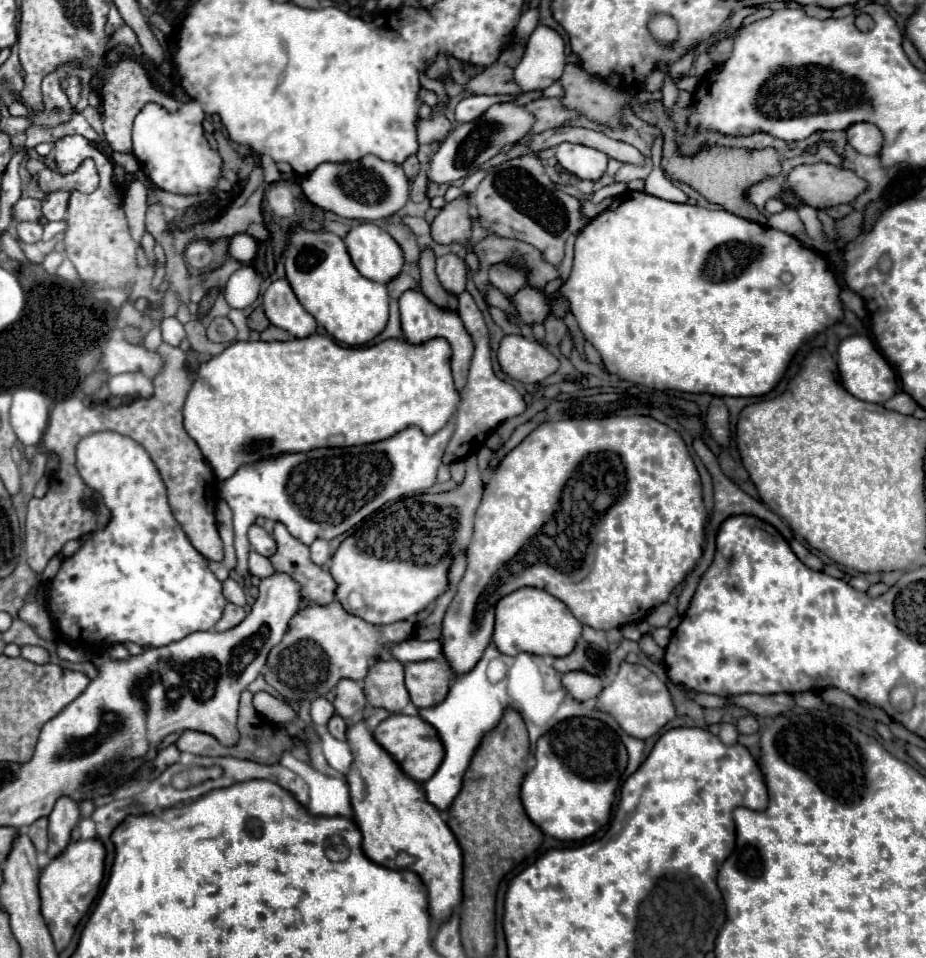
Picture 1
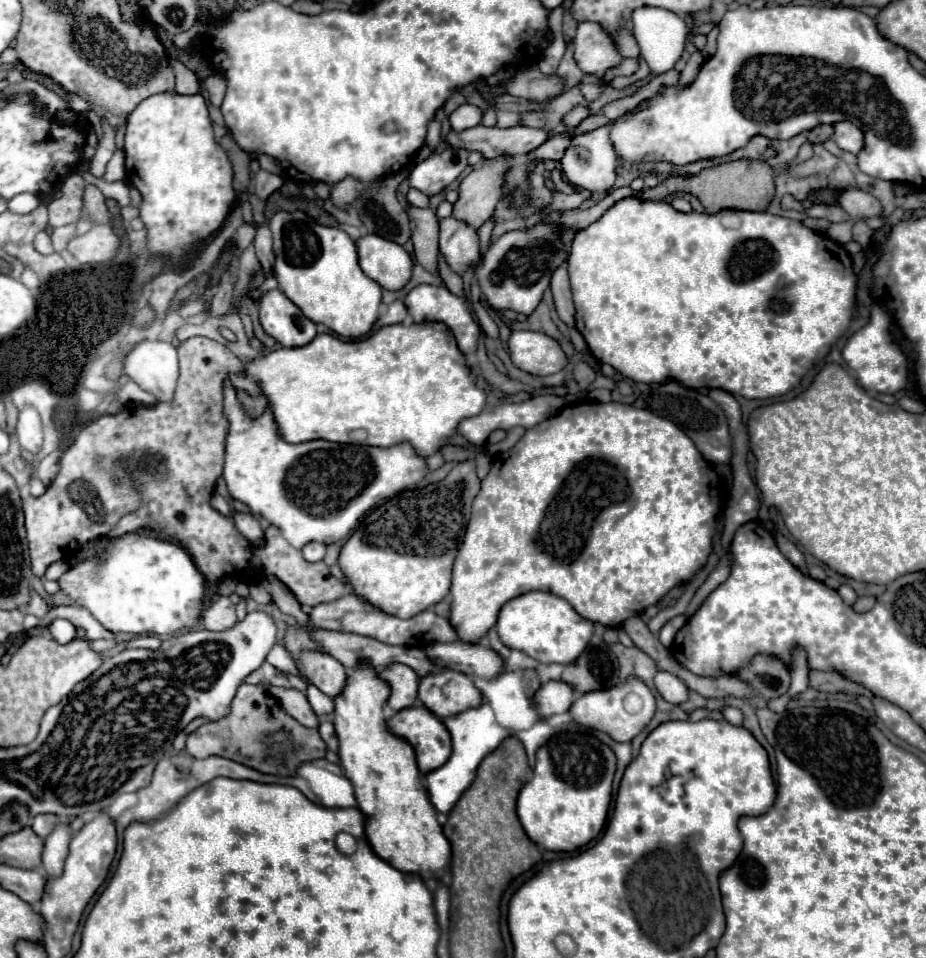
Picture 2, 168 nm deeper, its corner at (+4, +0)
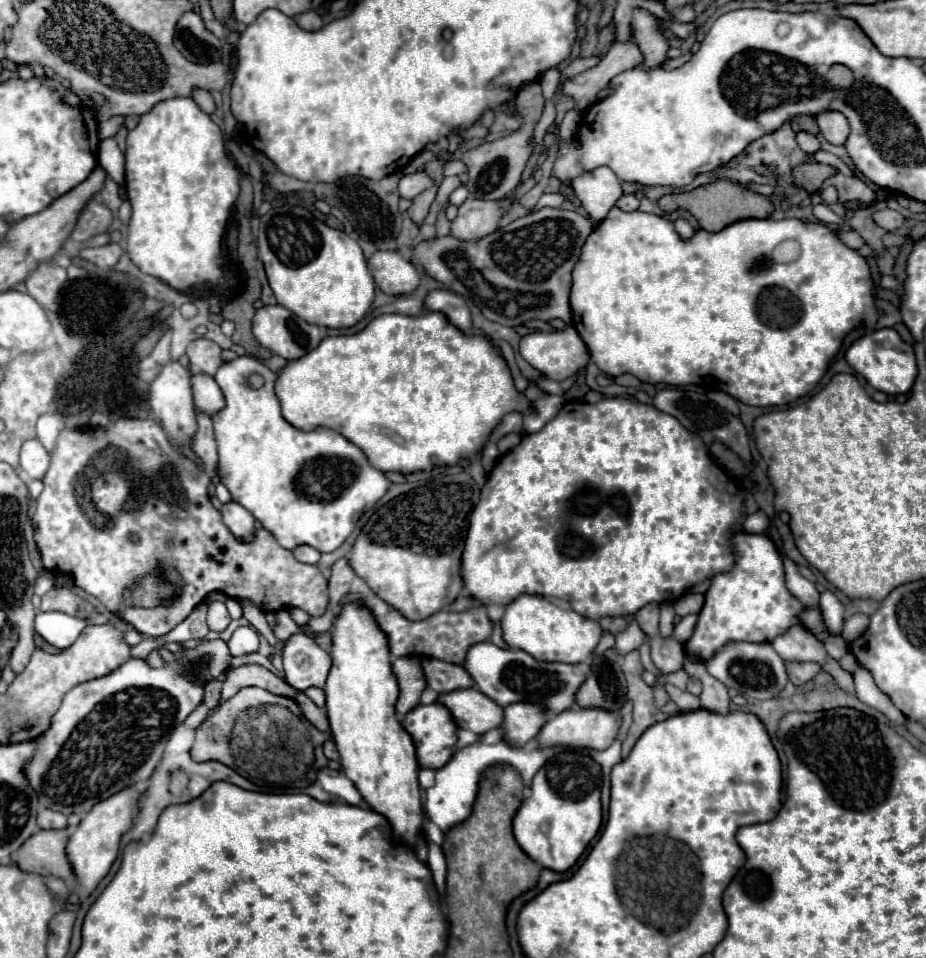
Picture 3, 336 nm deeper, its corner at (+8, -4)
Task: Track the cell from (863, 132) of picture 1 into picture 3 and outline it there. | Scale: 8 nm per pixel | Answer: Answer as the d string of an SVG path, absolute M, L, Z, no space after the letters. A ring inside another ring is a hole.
M824 110L824 112L816 114L814 118L816 118L816 122L818 122L818 128L820 128L822 136L824 136L830 144L844 144L846 138L850 136L848 120L846 120L844 114L840 114L840 112Z

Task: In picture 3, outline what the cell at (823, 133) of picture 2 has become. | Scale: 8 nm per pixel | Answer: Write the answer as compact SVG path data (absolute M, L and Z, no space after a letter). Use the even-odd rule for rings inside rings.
M796 116L796 118L792 118L792 130L794 132L806 130L810 134L818 134L818 126L816 126L816 120L812 116Z

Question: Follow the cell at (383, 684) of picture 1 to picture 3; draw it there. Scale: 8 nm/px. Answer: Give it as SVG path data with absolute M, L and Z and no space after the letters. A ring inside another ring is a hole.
M414 656L396 658L392 664L392 670L400 684L400 698L396 702L396 712L400 716L406 716L414 706L420 704L420 696L426 688L422 662L420 658L414 658Z

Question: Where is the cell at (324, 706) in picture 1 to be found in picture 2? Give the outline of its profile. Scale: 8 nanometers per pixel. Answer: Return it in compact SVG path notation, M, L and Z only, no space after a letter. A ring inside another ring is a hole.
M308 686L306 698L314 710L316 716L324 716L324 714L332 714L334 712L334 700L328 698L326 694L322 694L316 686Z

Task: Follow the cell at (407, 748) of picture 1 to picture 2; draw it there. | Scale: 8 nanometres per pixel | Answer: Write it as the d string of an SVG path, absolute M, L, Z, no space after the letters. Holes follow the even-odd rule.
M406 708L386 720L394 736L404 738L416 752L416 762L422 774L440 768L452 752L450 734L440 718L426 708Z

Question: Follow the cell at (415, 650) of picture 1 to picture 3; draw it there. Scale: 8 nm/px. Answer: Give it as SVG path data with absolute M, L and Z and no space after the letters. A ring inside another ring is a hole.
M492 642L474 644L468 650L464 668L476 682L476 688L492 698L500 706L508 706L514 702L538 704L544 708L546 716L560 714L576 706L576 690L588 678L590 664L560 664L560 662L538 662L528 652L518 648L498 648Z

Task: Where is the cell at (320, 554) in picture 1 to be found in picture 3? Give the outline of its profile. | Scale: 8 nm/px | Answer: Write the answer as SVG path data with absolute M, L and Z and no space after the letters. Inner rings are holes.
M306 544L296 546L292 552L294 552L294 558L298 562L304 562L304 564L316 564L320 560L320 552L312 546L306 546Z

